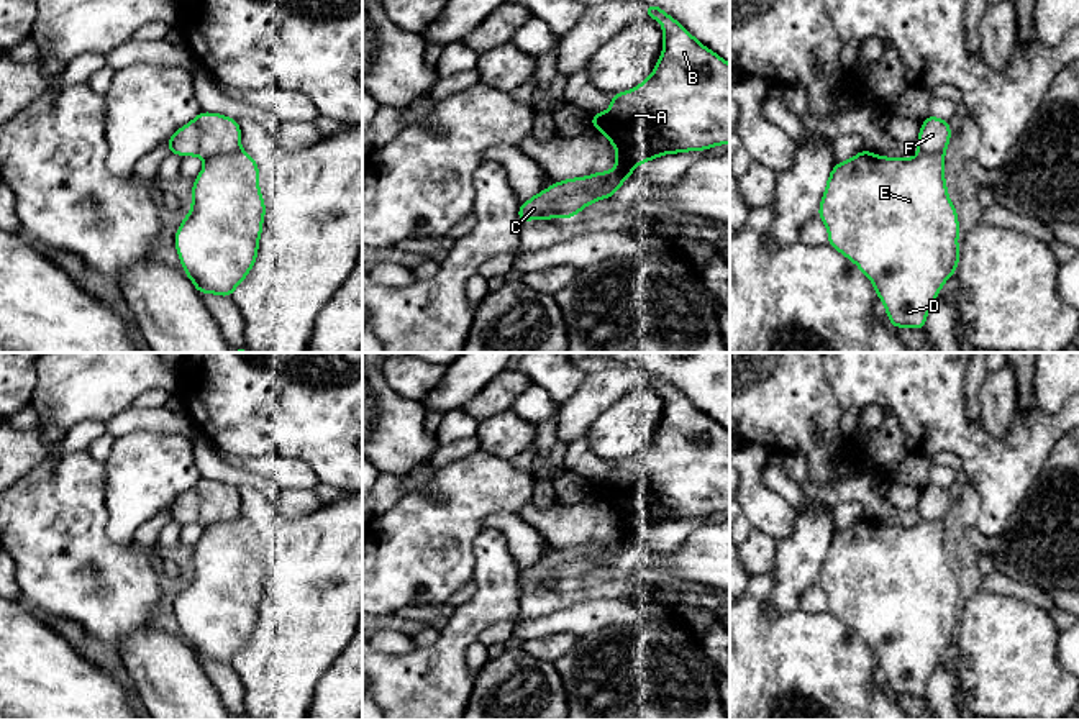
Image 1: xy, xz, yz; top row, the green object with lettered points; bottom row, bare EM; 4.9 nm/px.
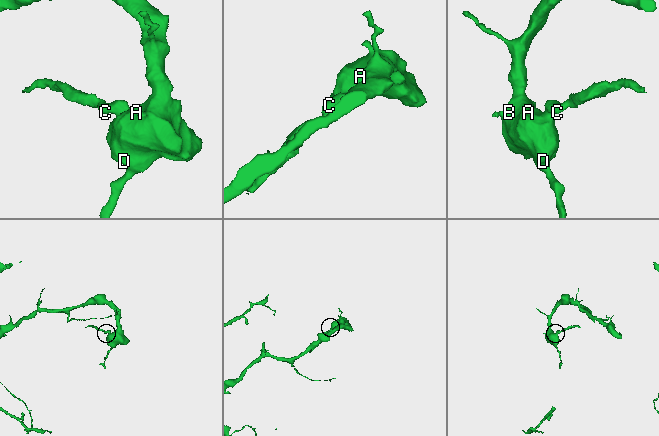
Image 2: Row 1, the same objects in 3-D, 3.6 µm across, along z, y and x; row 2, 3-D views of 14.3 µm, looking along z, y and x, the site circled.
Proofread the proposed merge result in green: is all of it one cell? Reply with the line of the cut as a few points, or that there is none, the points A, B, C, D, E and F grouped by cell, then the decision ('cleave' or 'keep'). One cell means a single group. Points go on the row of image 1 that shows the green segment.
cut in xy along (240, 148), (213, 154), (205, 161); A B D E / C F; cleave

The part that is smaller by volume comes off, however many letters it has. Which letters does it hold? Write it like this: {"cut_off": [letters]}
{"cut_off": ["C", "F"]}

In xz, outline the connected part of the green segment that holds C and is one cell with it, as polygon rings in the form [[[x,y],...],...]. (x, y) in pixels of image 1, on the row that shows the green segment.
[[[572,177],[554,182],[528,202],[518,205],[520,226],[535,218],[574,218],[582,208],[599,200],[595,194],[599,187],[600,184],[590,177]]]

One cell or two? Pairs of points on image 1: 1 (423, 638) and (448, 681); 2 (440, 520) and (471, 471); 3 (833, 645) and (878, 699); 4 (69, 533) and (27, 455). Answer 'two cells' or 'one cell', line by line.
1: two cells
2: one cell
3: two cells
4: two cells

